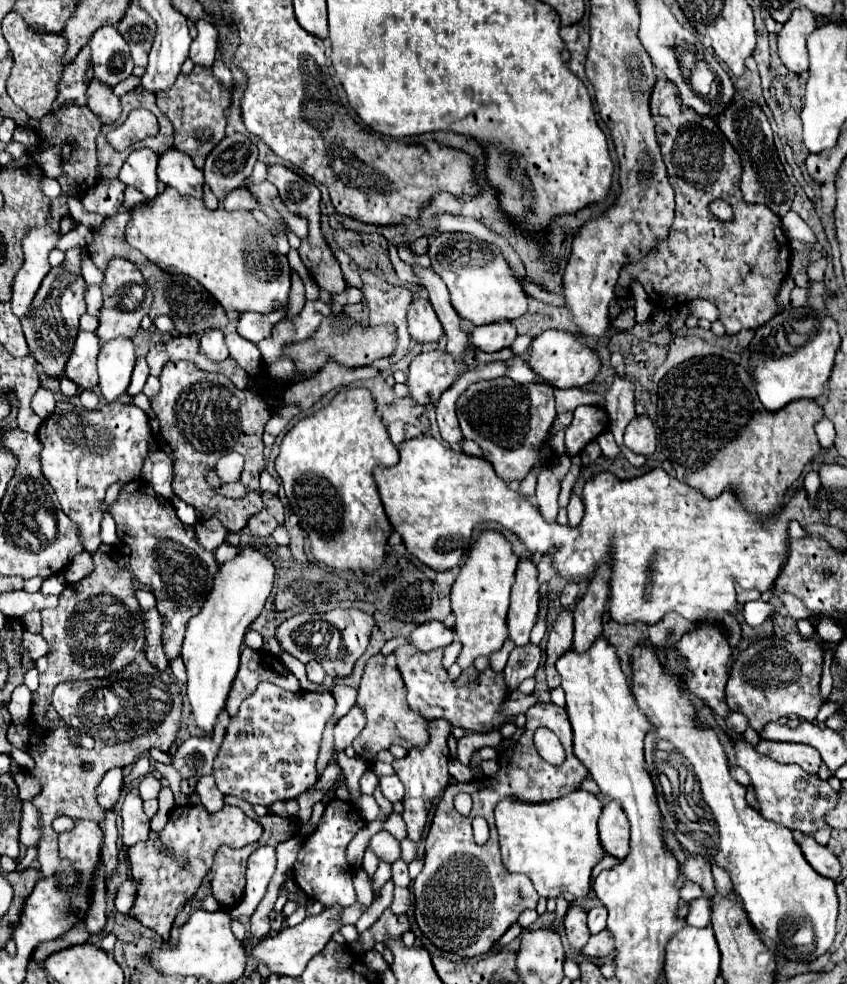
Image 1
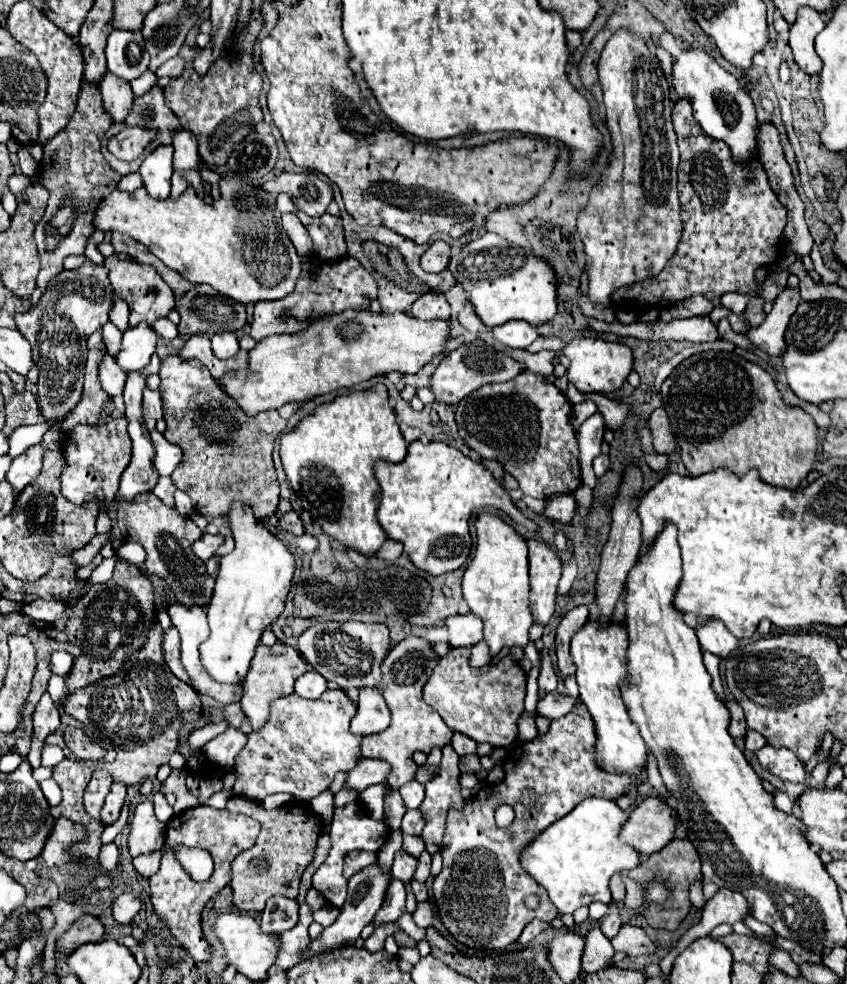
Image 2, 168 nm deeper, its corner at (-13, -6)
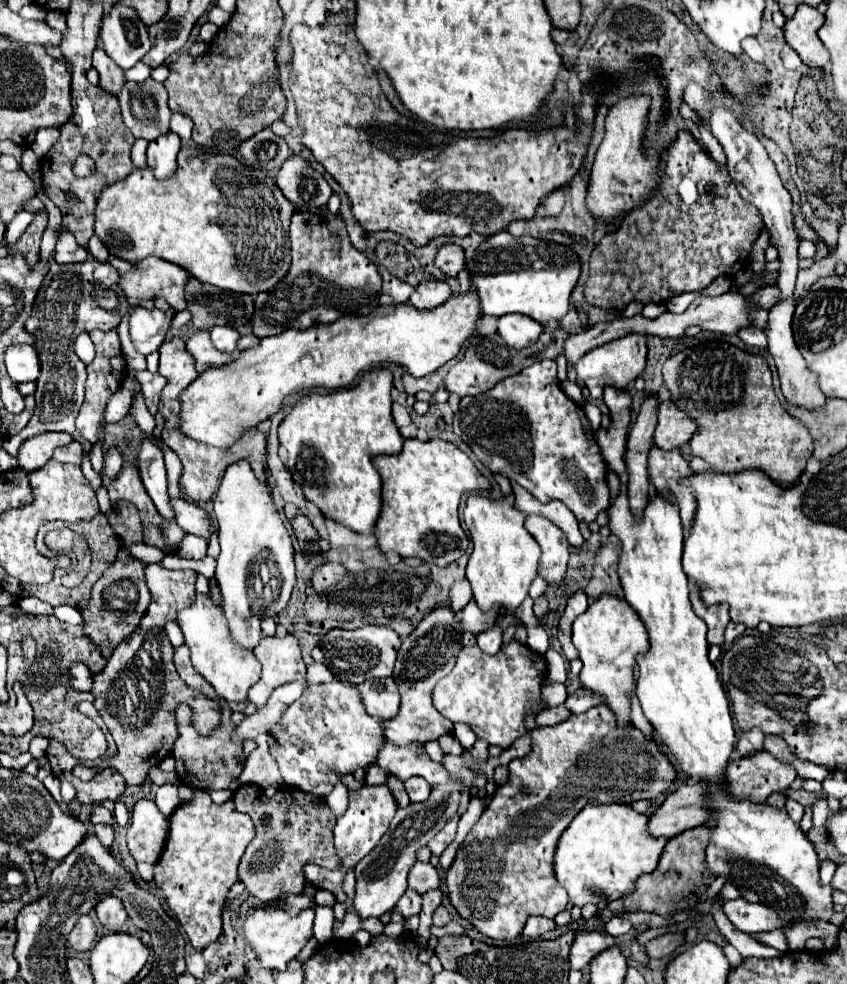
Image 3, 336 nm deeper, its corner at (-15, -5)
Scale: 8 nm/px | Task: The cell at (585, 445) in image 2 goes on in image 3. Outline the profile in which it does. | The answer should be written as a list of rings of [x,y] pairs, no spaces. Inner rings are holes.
[[[587,403],[585,405],[585,415],[587,415],[589,423],[591,423],[591,429],[597,431],[601,427],[601,411],[599,411],[599,407],[593,405],[593,403]]]

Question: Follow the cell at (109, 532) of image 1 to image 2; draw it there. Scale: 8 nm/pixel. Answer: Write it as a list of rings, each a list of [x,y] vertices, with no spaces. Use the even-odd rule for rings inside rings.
[[[153,354],[147,368],[143,372],[133,372],[133,374],[127,374],[127,384],[125,384],[125,392],[123,392],[123,398],[125,398],[125,416],[127,416],[127,434],[131,438],[131,444],[133,444],[133,456],[131,456],[131,462],[129,466],[125,468],[123,476],[121,476],[121,484],[119,484],[119,496],[123,496],[125,500],[131,500],[133,494],[139,494],[139,492],[145,492],[145,488],[153,490],[157,480],[159,480],[159,474],[153,466],[153,458],[155,458],[155,448],[153,448],[153,442],[149,438],[149,432],[147,432],[147,426],[143,422],[143,408],[141,408],[141,396],[143,396],[143,388],[145,388],[145,378],[147,374],[157,374],[159,372],[159,356]]]

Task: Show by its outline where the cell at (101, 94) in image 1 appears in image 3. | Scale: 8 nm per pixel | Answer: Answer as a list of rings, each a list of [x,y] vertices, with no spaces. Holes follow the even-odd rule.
[[[97,47],[93,51],[93,67],[99,71],[99,87],[111,95],[117,95],[125,85],[125,73],[123,69],[115,67],[111,59],[107,59],[107,53]]]

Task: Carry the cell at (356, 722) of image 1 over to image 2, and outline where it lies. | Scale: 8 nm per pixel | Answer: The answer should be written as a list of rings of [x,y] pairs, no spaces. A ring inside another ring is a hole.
[[[361,688],[357,706],[359,710],[351,722],[353,734],[361,734],[361,736],[375,734],[391,724],[391,712],[387,708],[383,694],[377,688]]]

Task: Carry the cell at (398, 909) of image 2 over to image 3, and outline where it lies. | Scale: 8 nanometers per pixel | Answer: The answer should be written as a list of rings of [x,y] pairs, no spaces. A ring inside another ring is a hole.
[[[407,889],[403,893],[403,897],[399,899],[399,903],[395,905],[395,911],[401,913],[403,917],[411,917],[411,915],[417,915],[421,911],[421,895]]]

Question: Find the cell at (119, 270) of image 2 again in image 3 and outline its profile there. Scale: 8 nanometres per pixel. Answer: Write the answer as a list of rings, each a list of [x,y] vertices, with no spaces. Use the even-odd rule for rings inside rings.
[[[147,257],[131,265],[131,271],[121,273],[119,281],[119,287],[123,289],[131,307],[137,307],[147,299],[163,297],[175,311],[187,309],[183,295],[185,281],[189,277],[187,271],[159,257]]]

